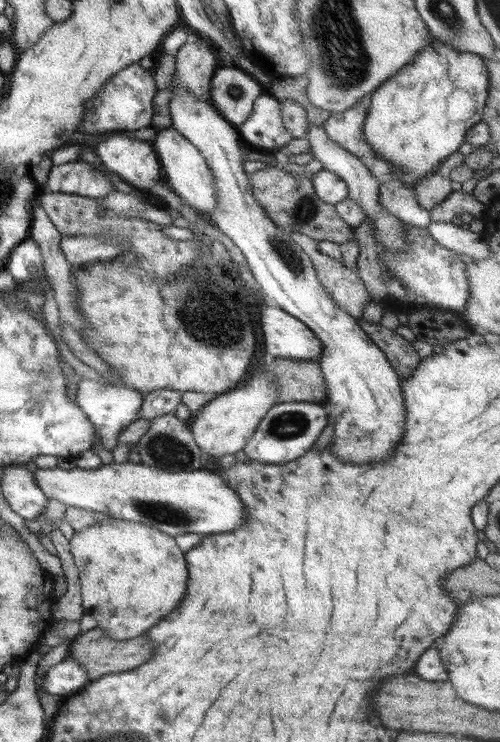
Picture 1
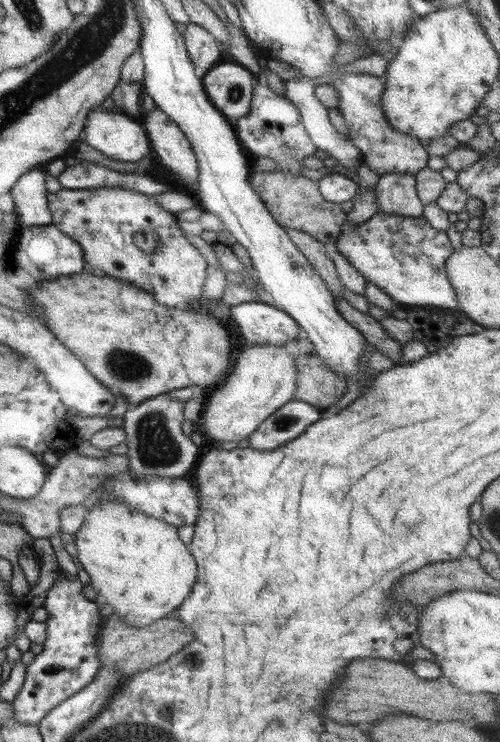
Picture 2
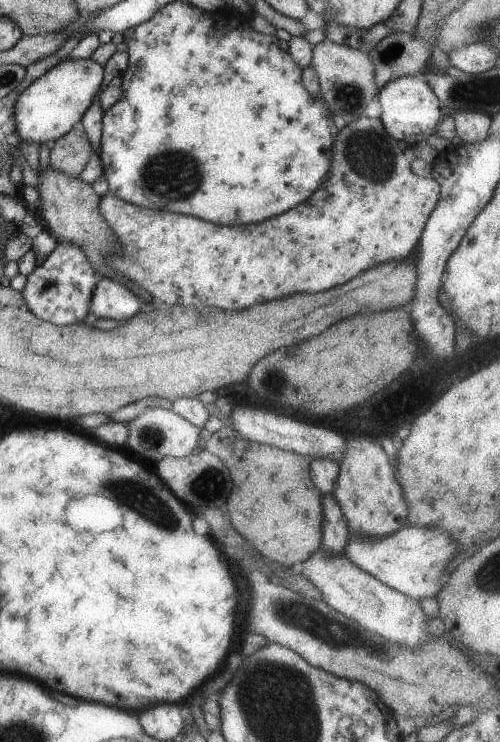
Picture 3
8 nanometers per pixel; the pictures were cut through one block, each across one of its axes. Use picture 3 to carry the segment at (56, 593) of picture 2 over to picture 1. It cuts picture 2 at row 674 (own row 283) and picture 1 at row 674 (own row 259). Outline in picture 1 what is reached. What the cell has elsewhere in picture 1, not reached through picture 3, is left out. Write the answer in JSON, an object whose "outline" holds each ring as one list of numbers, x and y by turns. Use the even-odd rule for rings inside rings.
{"outline":[[67,655,49,668,43,678,42,688,55,698,64,698,80,693,90,681,86,668]]}

